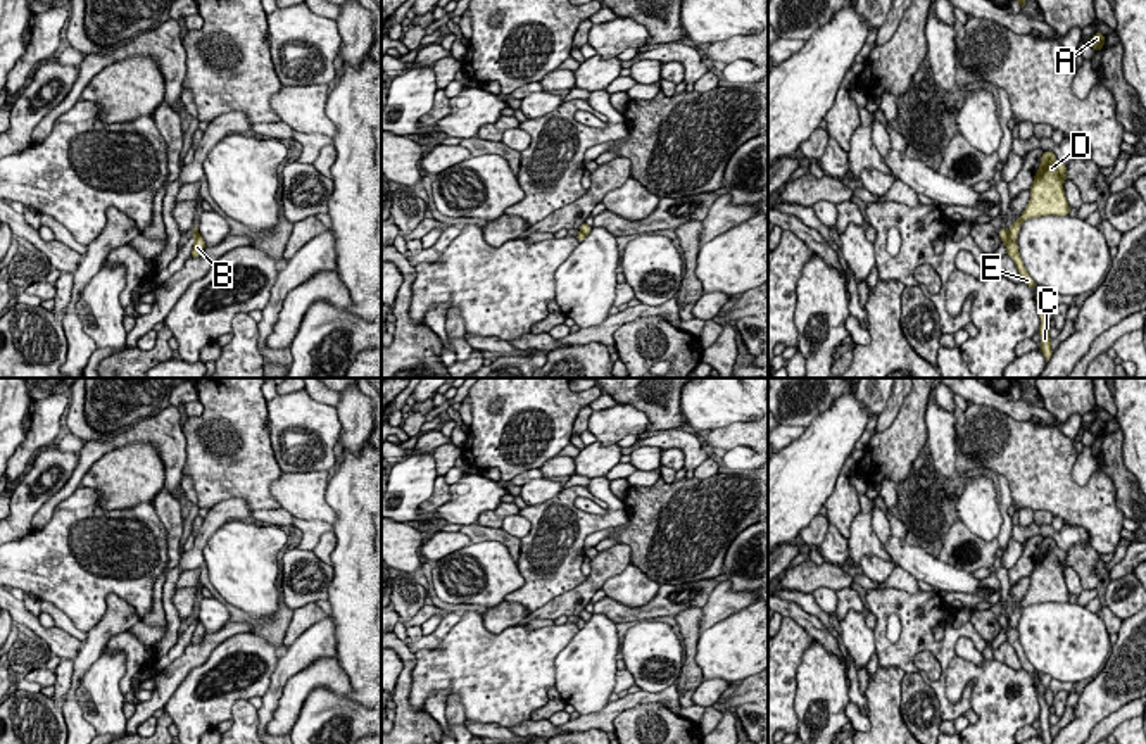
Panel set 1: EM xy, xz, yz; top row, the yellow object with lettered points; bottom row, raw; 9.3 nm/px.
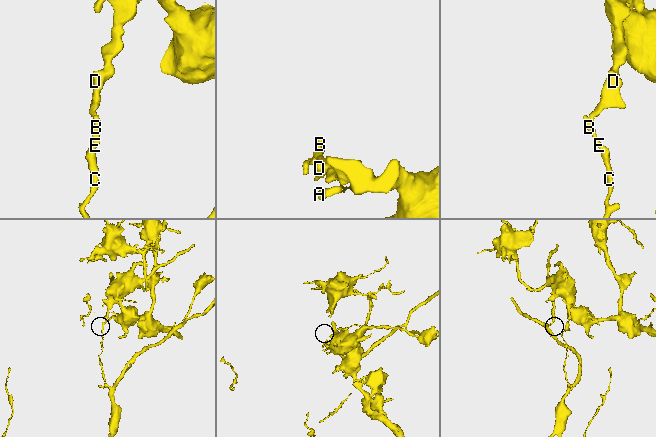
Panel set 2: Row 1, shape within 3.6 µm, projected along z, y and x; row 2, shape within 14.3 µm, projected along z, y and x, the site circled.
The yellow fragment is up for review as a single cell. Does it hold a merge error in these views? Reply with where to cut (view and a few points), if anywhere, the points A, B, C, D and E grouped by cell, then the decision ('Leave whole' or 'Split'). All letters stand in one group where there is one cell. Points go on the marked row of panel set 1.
Split along yz (1008, 233), (1015, 242). Groups: A D / B C E. Split

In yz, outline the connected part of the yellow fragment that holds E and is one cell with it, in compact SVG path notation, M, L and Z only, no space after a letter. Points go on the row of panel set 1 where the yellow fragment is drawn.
M1004 228L999 230L999 236L1001 236L1001 242L1006 245L1006 254L1008 254L1008 255L1013 259L1013 262L1017 264L1017 269L1018 269L1018 273L1020 273L1020 276L1022 276L1022 281L1023 281L1025 285L1036 288L1037 285L1036 285L1036 281L1030 278L1030 274L1027 273L1027 269L1025 269L1025 266L1023 266L1023 261L1022 261L1022 257L1020 257L1020 254L1018 254L1018 245L1017 245L1017 242L1013 242L1013 240L1010 238L1010 233L1008 233Z

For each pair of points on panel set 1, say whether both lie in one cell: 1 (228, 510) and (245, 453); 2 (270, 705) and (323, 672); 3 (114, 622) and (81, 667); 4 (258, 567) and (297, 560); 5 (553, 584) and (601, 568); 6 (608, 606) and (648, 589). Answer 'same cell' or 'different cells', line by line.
1: different cells
2: different cells
3: same cell
4: different cells
5: different cells
6: different cells

